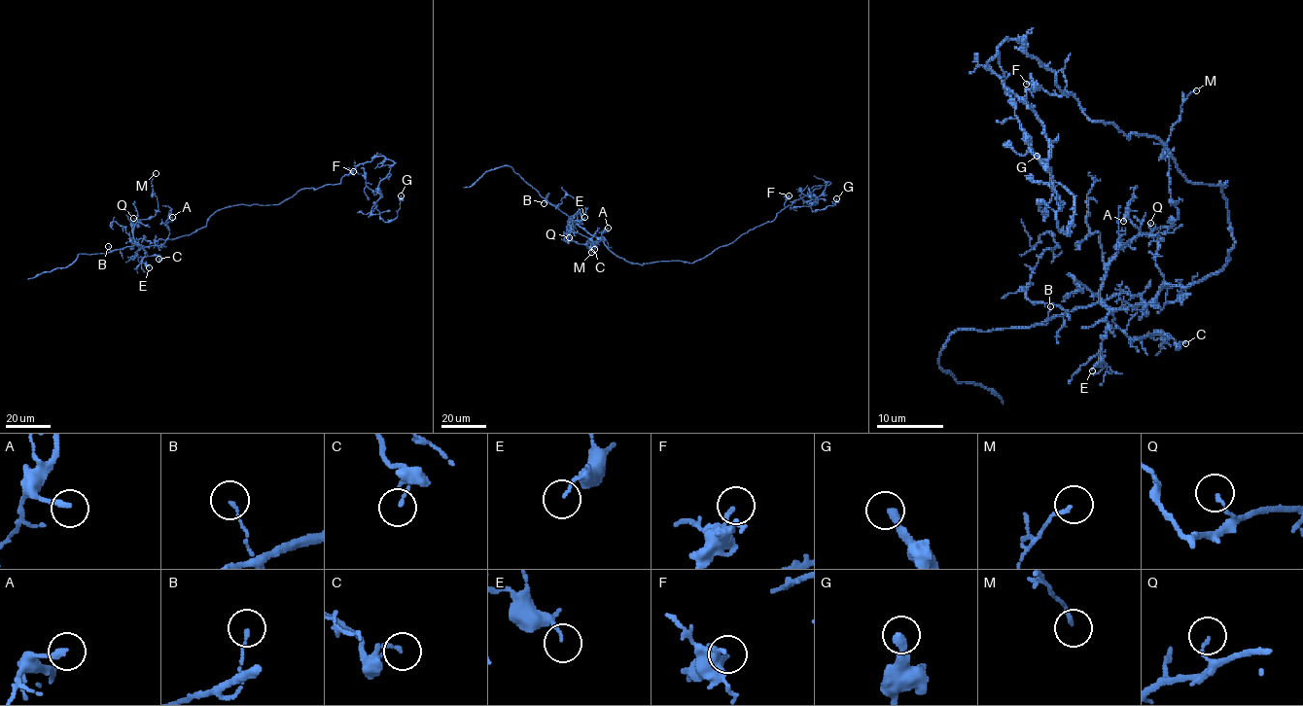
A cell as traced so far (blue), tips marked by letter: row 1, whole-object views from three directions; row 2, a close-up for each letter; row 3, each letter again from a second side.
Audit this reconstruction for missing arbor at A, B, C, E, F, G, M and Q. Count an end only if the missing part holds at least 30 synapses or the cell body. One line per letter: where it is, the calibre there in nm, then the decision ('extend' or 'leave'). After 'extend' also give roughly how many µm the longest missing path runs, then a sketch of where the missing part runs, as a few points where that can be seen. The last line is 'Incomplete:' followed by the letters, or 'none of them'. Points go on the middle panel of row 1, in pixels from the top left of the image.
A: place (608, 228); calibre 240 nm; leave
B: place (544, 203); calibre 120 nm; leave
C: place (594, 249); calibre 130 nm; leave
E: place (584, 217); calibre 100 nm; leave
F: place (789, 195); calibre 130 nm; leave
G: place (836, 198); calibre 320 nm; leave
M: place (591, 252); calibre 120 nm; leave
Q: place (569, 237); calibre 110 nm; leave
Incomplete: none of them

